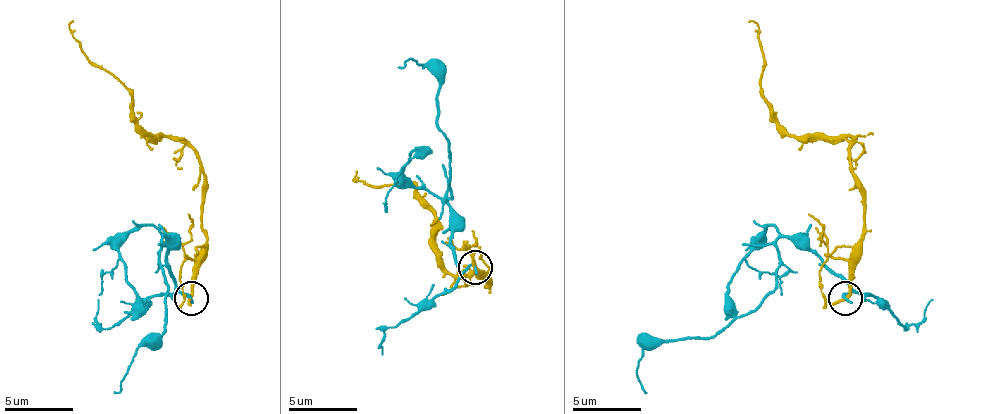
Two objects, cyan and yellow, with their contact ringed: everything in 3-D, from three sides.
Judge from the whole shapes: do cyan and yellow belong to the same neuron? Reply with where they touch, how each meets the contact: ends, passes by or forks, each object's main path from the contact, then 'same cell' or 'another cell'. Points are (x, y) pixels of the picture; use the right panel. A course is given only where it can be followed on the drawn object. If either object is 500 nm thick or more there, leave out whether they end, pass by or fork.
at (845, 298); cyan ends there; yellow ends there; cyan runs (844, 299), (840, 278), (782, 237), (775, 288), (754, 309), (713, 337), (644, 347), (644, 392); yellow runs (844, 299), (865, 188), (854, 178), (851, 137), (792, 137), (778, 123), (761, 92), (758, 27), (747, 23); another cell

